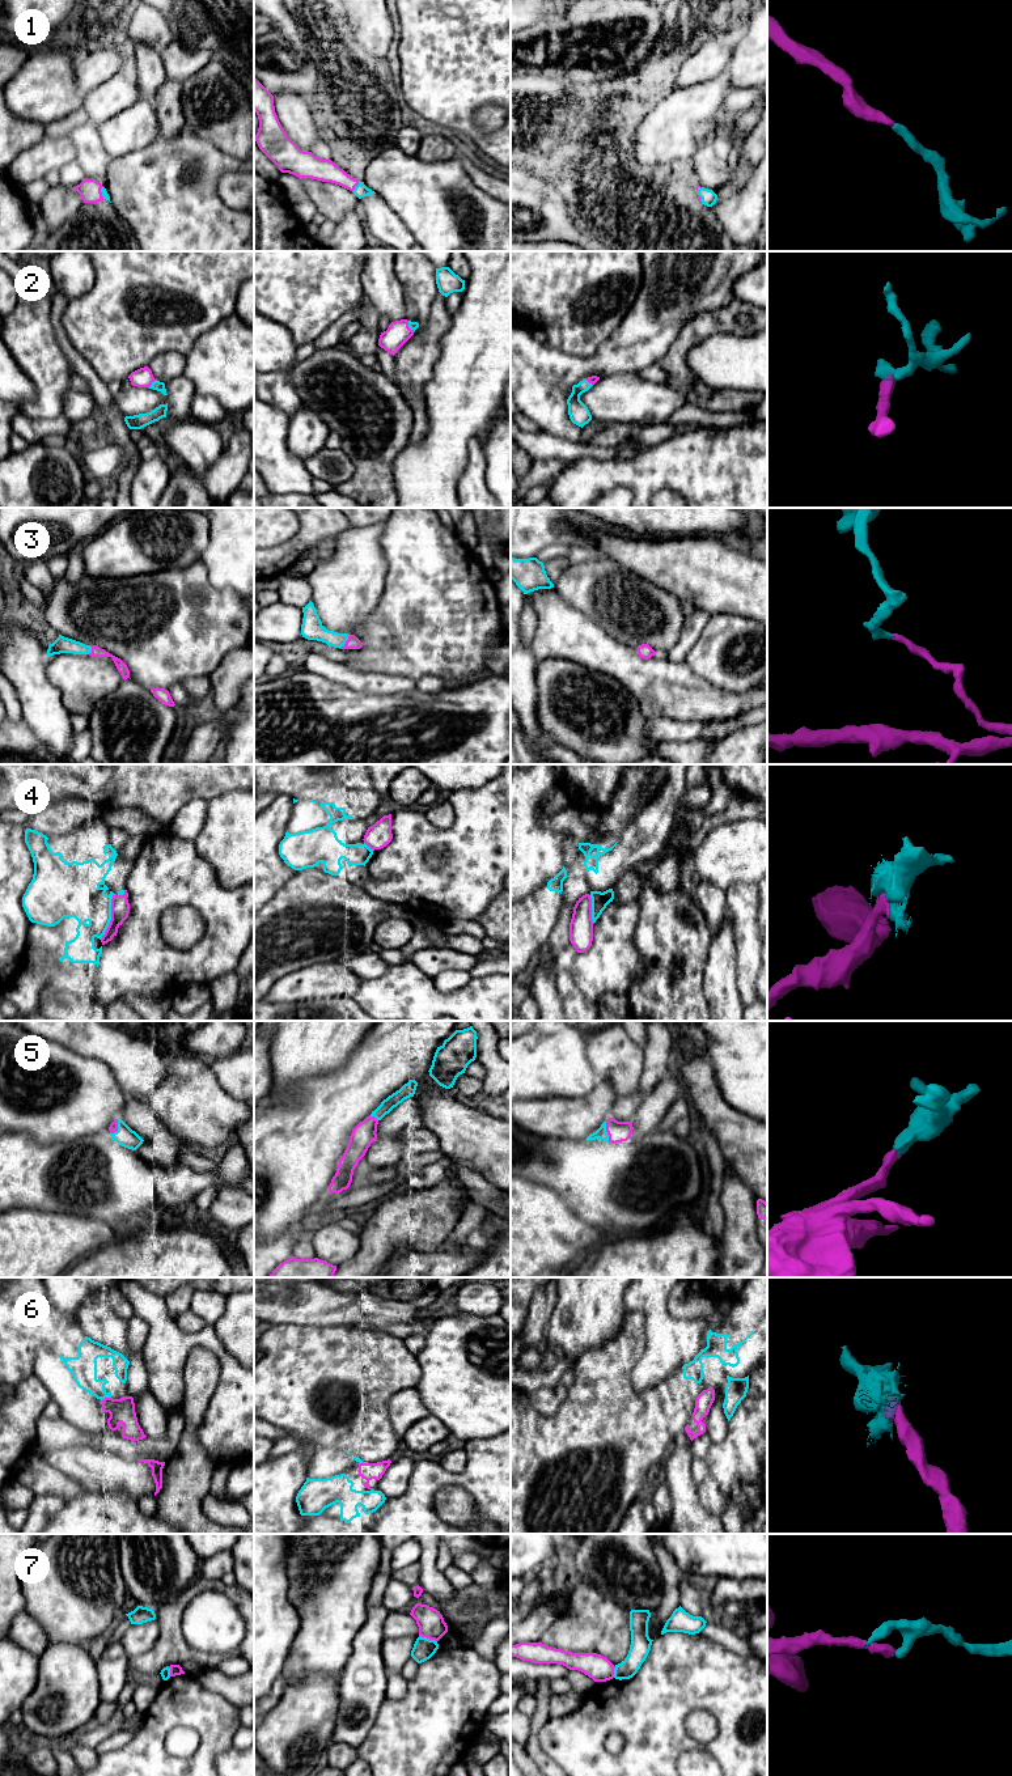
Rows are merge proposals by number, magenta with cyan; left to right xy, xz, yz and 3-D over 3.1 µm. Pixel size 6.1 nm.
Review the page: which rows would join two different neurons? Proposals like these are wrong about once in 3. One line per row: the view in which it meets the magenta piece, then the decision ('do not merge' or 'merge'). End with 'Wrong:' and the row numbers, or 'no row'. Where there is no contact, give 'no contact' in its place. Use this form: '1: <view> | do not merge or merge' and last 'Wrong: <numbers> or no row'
1: xz | merge
2: xy | merge
3: xz | merge
4: xy | do not merge
5: yz | merge
6: xy | merge
7: xz | do not merge
Wrong: 4, 7

